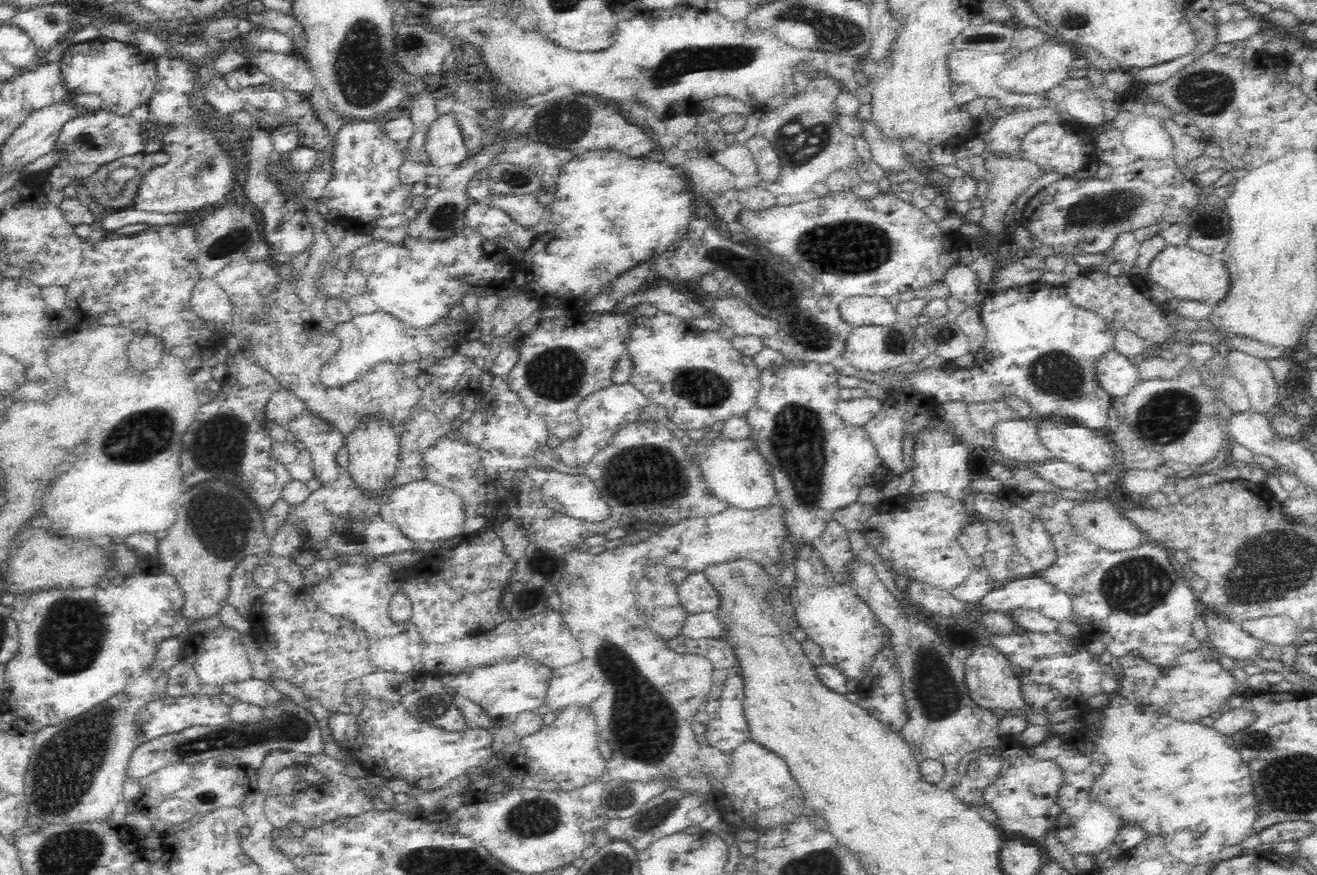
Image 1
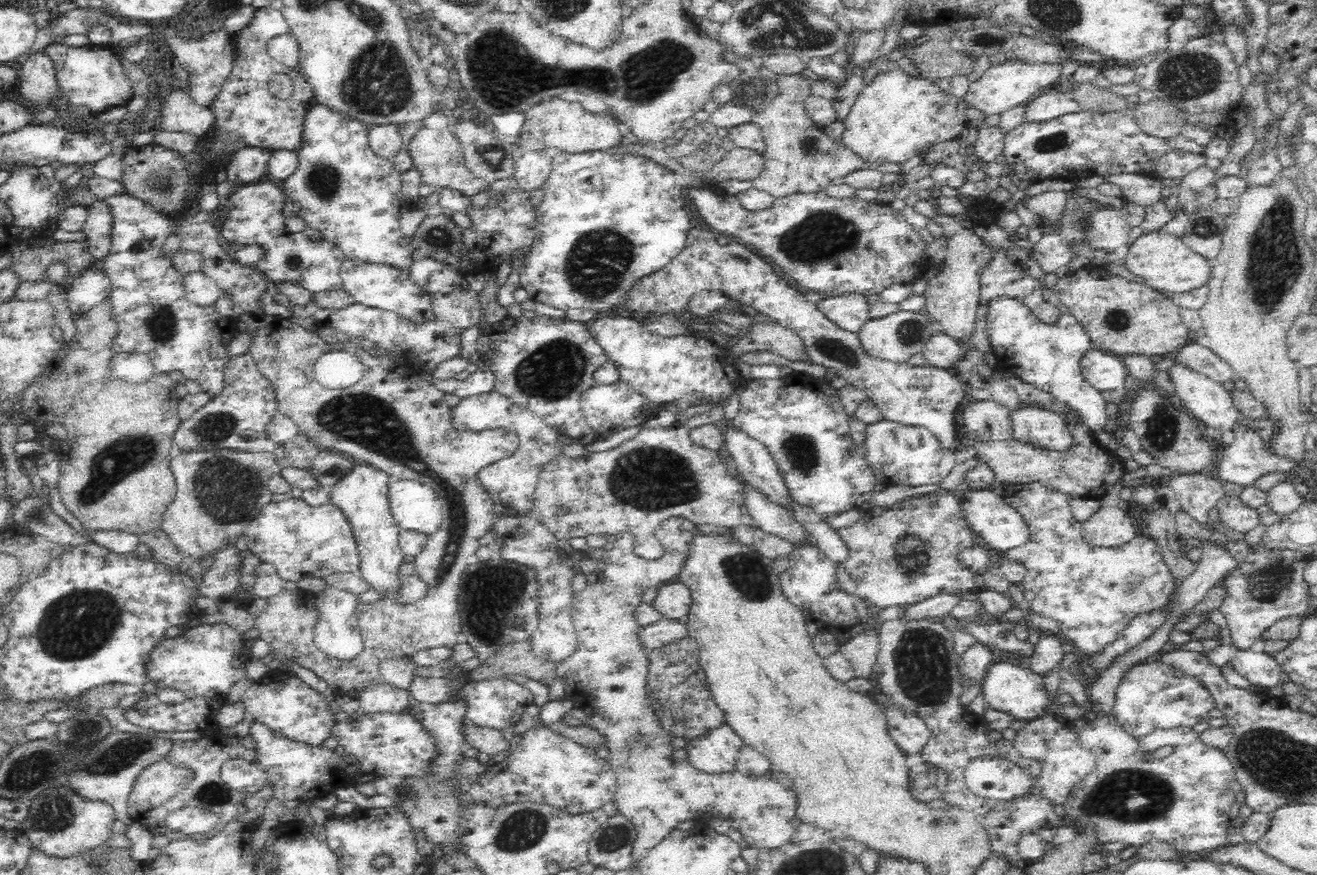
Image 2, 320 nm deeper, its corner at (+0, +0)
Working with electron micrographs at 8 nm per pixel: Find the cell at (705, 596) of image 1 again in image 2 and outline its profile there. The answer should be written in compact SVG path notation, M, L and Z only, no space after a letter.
M680 580L668 582L658 587L652 604L658 608L658 612L662 613L662 618L666 620L686 618L692 606L692 591Z

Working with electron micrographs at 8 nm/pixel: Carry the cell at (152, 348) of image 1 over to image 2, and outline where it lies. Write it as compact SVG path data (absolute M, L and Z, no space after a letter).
M140 352L116 353L111 370L117 378L128 383L144 382L156 373L152 360Z

